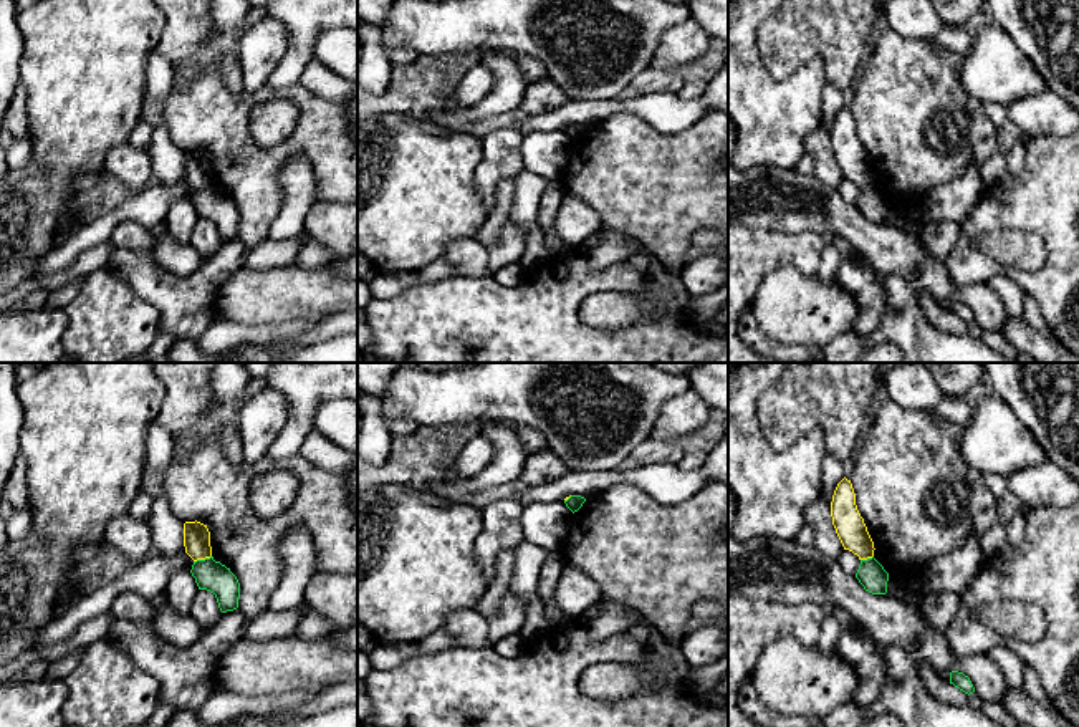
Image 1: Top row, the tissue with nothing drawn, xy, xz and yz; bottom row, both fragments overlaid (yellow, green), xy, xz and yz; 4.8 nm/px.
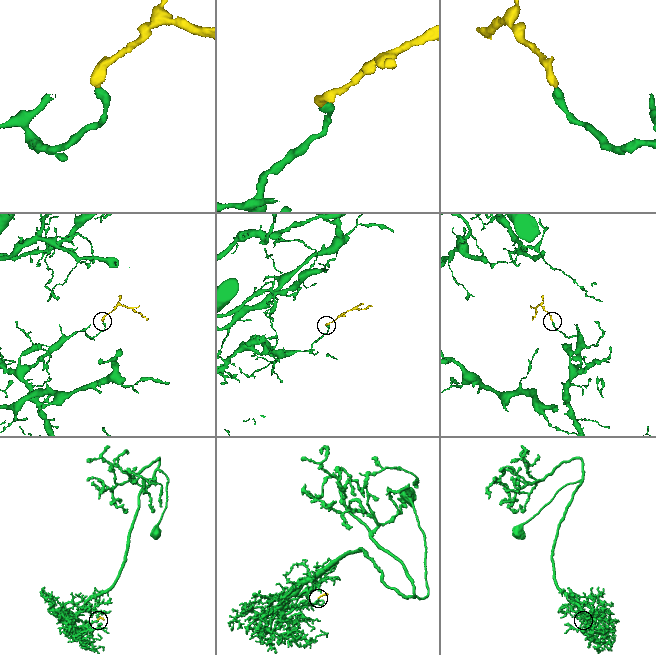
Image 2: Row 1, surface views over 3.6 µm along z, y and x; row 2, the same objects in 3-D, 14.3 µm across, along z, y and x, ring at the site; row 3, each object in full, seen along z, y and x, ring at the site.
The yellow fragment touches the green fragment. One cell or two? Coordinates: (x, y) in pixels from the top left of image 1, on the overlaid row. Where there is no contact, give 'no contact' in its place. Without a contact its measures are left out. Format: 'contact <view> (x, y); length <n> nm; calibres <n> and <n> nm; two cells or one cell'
contact xy (202, 558); length 90 nm; calibres 130 and 150 nm; two cells

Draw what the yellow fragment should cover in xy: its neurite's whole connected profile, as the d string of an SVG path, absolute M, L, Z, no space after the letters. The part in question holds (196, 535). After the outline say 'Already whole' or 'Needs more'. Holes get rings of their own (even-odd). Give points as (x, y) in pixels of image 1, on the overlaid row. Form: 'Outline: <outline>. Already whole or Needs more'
Outline: M200 522L184 523L184 546L185 553L194 560L205 560L212 556L210 532Z. Already whole

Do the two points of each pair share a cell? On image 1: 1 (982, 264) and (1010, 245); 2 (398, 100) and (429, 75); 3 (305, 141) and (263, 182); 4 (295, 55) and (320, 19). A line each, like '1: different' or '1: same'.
1: different
2: same
3: same
4: same

